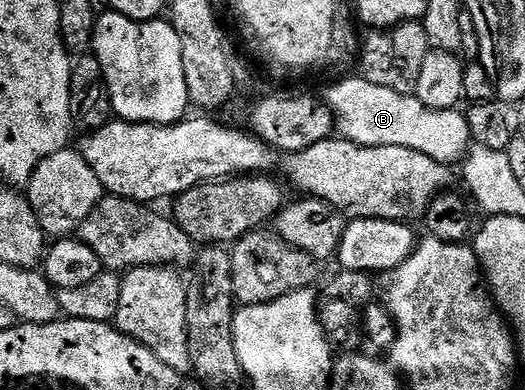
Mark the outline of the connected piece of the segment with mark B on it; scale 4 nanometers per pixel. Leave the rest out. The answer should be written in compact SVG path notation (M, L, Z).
M361 75L333 86L325 96L325 103L335 115L338 132L358 145L409 147L413 151L421 151L421 155L429 155L429 159L455 163L472 144L466 116L458 108L430 109L410 93L377 87Z

